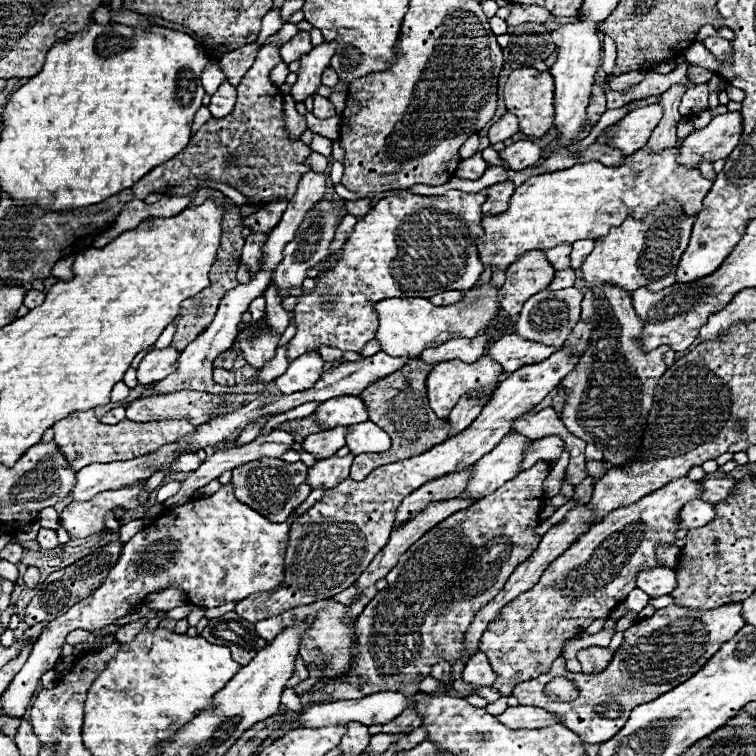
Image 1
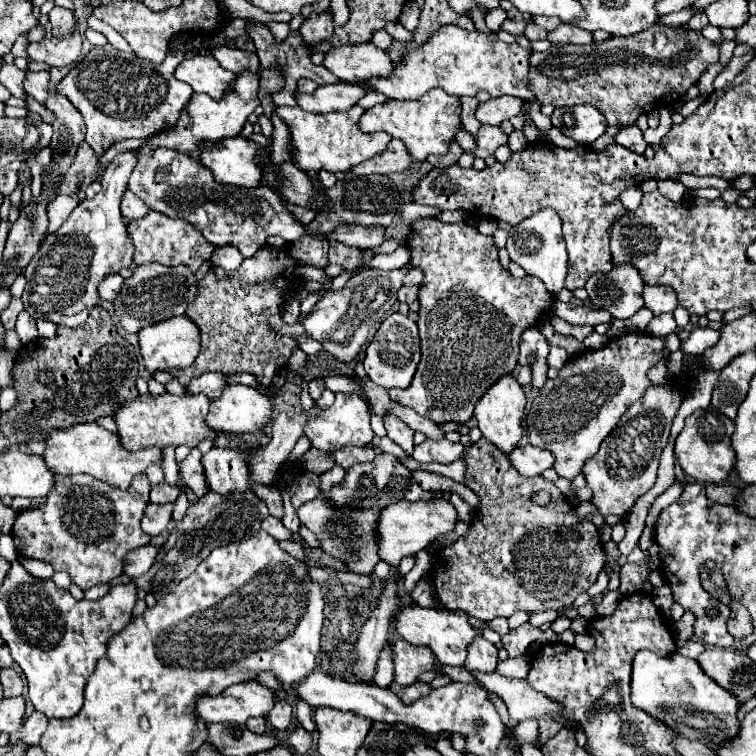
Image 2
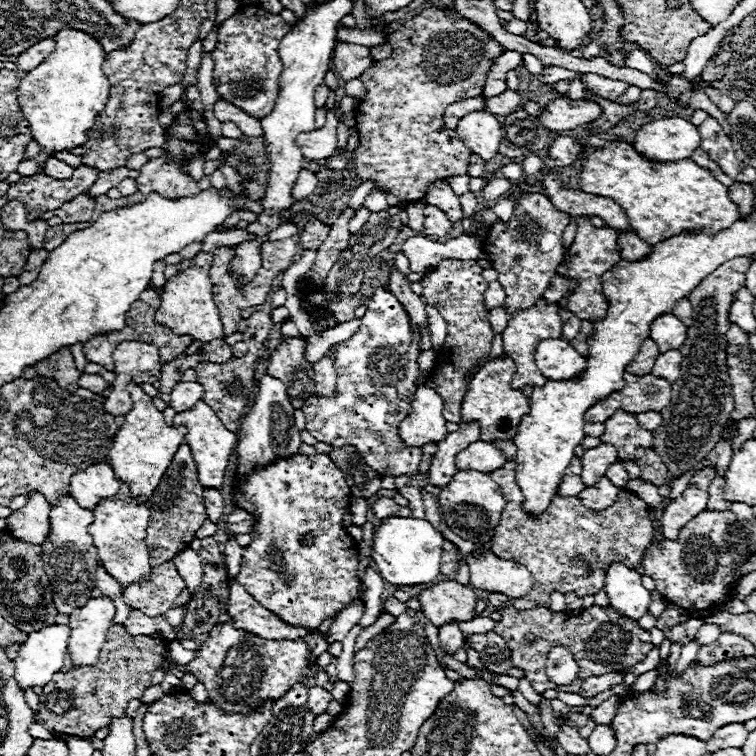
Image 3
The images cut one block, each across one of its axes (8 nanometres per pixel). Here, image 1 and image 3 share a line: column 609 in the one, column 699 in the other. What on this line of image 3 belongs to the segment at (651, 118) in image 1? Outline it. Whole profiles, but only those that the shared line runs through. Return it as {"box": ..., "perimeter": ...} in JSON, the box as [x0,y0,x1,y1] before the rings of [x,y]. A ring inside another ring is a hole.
{"box":[632,116,700,162],"perimeter":[[[672,116],[640,126],[632,144],[650,162],[670,162],[688,158],[700,146],[700,132],[688,120]]]}

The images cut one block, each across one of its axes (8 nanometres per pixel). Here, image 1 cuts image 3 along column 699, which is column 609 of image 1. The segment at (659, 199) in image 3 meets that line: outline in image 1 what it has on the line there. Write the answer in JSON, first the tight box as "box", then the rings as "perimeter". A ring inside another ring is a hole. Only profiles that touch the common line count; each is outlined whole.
{"box":[478,146,712,270],"perimeter":[[[648,146],[636,150],[634,154],[626,156],[624,164],[620,166],[604,166],[600,162],[584,162],[572,168],[546,172],[528,178],[520,188],[516,188],[514,196],[510,198],[510,208],[498,216],[484,216],[482,228],[484,234],[478,238],[478,254],[484,266],[492,266],[492,270],[506,270],[518,256],[528,250],[548,250],[556,244],[572,244],[582,240],[584,236],[592,236],[592,240],[606,236],[612,226],[620,226],[628,216],[642,220],[648,216],[656,206],[668,202],[670,198],[682,206],[684,216],[698,216],[702,208],[704,196],[712,188],[712,180],[704,178],[700,170],[686,168],[678,164],[678,148],[668,148],[654,154]]]}

